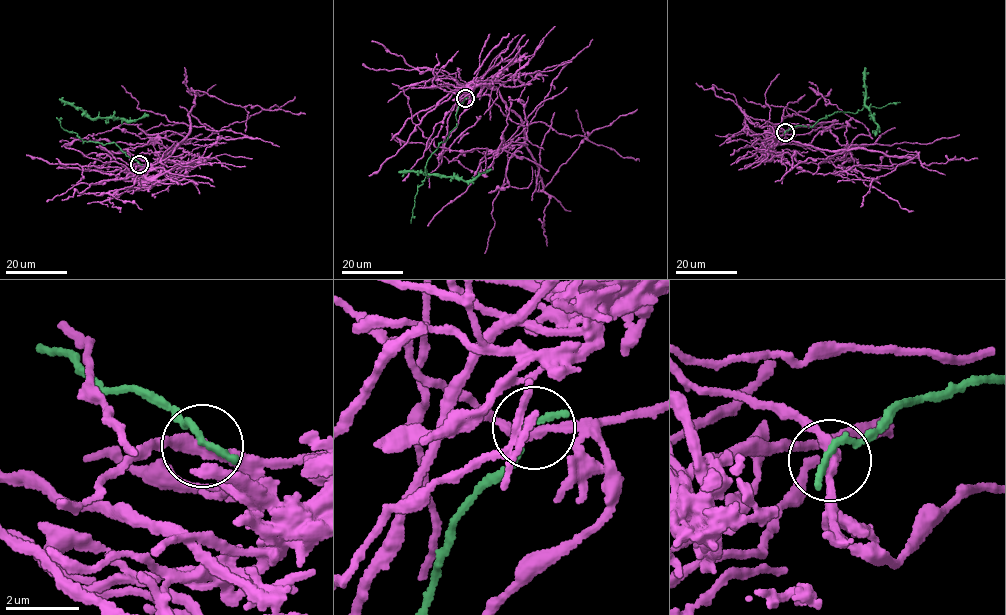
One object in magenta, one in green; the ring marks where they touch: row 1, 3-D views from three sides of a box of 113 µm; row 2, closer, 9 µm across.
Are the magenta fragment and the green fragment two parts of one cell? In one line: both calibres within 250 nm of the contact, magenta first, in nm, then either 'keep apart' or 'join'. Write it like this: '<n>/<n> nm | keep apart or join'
300/240 nm | keep apart

